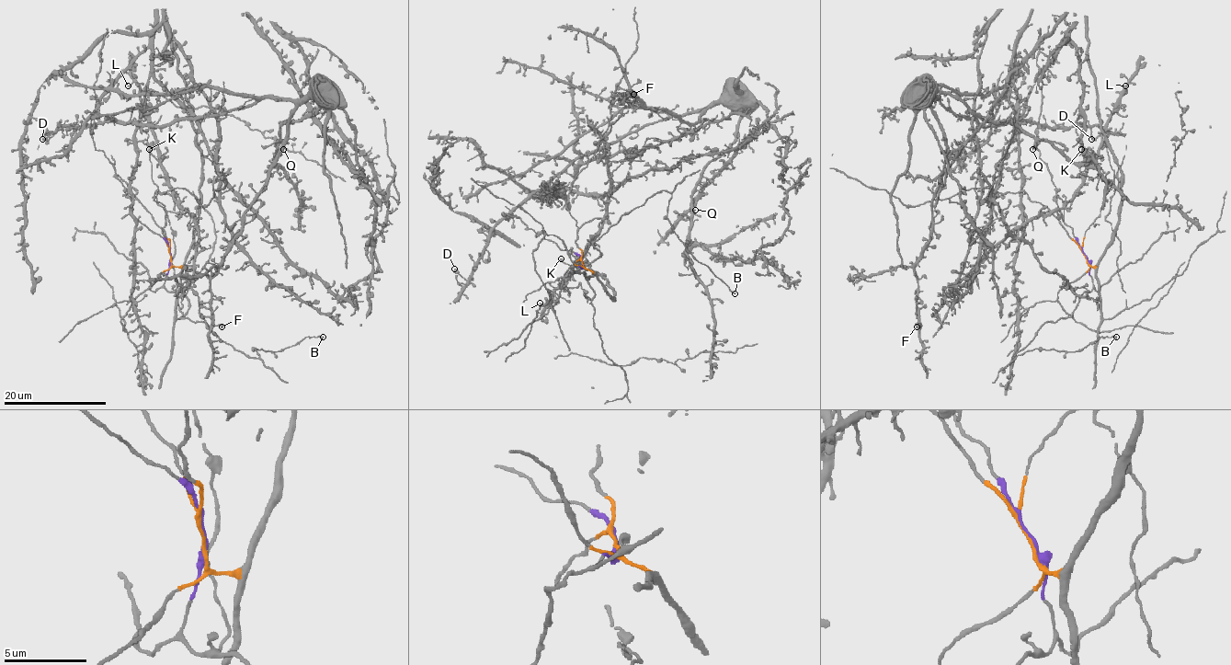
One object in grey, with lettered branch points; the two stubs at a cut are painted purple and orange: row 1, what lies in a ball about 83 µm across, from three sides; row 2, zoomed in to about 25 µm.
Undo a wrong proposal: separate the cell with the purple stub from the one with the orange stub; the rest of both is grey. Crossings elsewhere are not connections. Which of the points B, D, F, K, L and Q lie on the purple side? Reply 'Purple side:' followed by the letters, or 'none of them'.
Purple side: B, D, F, Q

